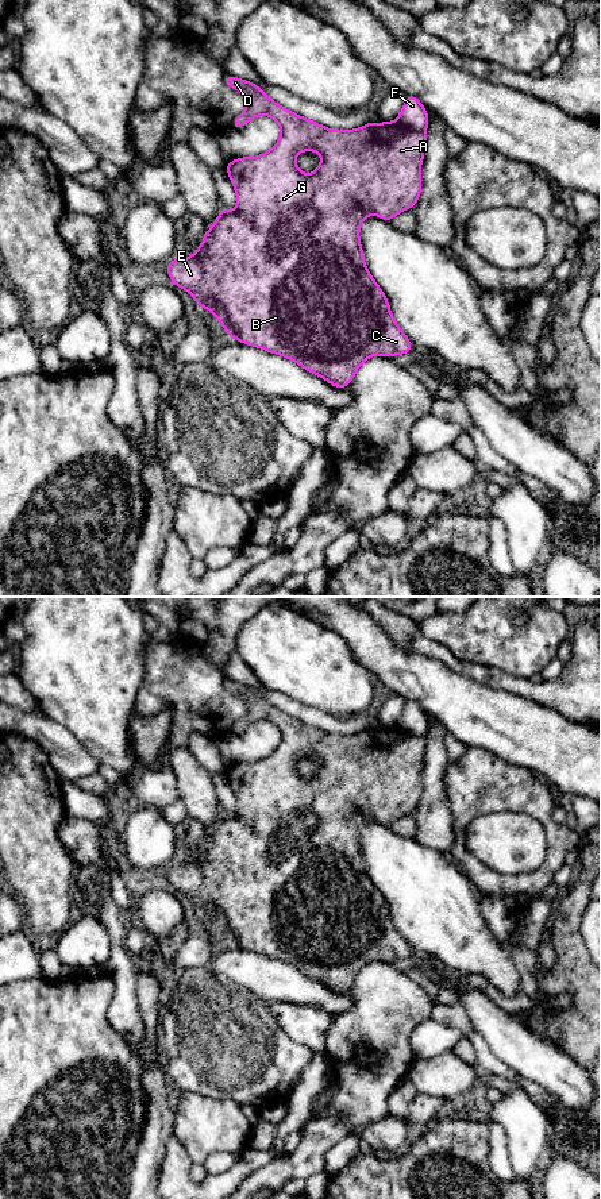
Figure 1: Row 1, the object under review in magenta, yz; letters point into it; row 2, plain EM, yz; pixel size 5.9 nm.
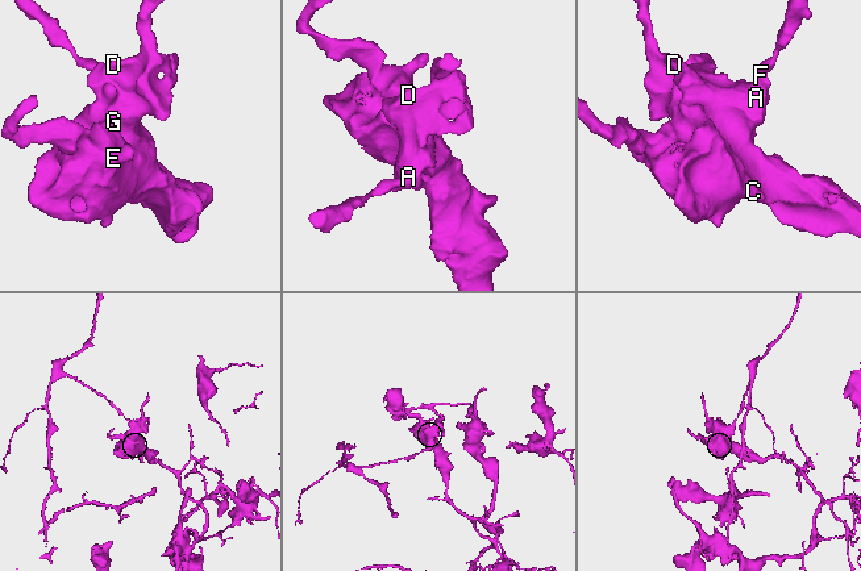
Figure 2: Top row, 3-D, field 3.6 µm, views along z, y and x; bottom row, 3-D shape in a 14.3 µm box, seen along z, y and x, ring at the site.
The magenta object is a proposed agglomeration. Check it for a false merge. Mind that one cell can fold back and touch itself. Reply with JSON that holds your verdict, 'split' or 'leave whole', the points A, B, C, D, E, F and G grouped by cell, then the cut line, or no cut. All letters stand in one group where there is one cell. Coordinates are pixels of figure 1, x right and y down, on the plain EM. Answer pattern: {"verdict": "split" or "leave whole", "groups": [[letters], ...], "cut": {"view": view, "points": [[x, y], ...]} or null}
{"verdict": "split", "groups": [["A", "B", "C", "D", "E", "G"], ["F"]], "cut": {"view": "yz", "points": [[396, 725], [424, 737]]}}

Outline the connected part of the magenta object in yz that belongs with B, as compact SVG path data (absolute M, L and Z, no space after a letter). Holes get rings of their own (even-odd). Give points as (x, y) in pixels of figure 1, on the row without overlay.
M226 679L224 687L246 703L244 717L231 728L234 733L240 735L251 724L266 720L280 729L281 743L258 762L242 762L226 768L238 814L221 811L200 852L186 864L167 867L167 880L176 891L190 898L199 911L212 917L230 942L285 961L334 992L347 992L369 963L390 963L409 959L413 953L397 930L385 898L366 872L359 833L370 820L392 826L416 810L423 791L420 774L427 740L397 725L371 725L355 735L327 733L277 709L250 686ZM300 756L320 759L321 767L313 778L305 779L296 771Z

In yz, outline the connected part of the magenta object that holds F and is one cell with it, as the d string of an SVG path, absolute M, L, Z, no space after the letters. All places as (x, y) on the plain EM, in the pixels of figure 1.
M408 699L397 726L413 736L425 737L429 728L428 716L416 701Z

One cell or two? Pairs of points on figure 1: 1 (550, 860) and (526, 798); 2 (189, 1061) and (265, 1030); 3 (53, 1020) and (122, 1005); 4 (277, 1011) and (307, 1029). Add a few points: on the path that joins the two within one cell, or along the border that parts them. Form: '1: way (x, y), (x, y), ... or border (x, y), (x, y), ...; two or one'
1: way (553, 845), (553, 829), (540, 813); one
2: way (208, 1053), (218, 1045), (246, 1045); one
3: border (110, 976), (114, 995), (108, 1022), (123, 1034); two
4: way (284, 1011), (300, 1022); one

